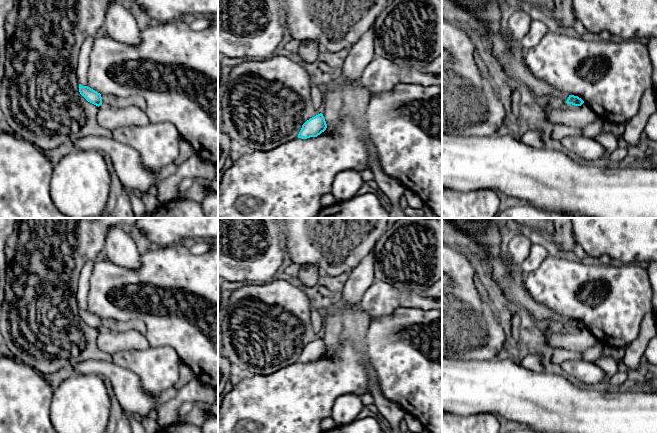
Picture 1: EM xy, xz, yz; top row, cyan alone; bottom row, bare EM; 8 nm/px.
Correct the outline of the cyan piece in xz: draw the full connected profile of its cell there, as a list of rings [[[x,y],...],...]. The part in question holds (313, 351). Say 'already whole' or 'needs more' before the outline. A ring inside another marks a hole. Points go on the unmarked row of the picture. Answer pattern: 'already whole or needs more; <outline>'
already whole; [[[322,337],[310,342],[303,349],[298,358],[298,362],[307,363],[317,361],[327,352],[325,342]]]

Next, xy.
already whole; [[[79,308],[79,316],[88,326],[98,331],[102,328],[101,318],[90,311]]]

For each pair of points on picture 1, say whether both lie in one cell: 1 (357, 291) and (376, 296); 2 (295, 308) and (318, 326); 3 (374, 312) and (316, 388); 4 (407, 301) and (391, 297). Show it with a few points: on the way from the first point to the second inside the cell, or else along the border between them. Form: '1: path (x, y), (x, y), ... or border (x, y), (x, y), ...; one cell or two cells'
1: border (374, 279), (358, 303); two cells
2: border (313, 309), (310, 313), (310, 325), (320, 334); two cells
3: border (393, 313), (370, 320); two cells
4: border (404, 290), (399, 297), (400, 306); two cells

